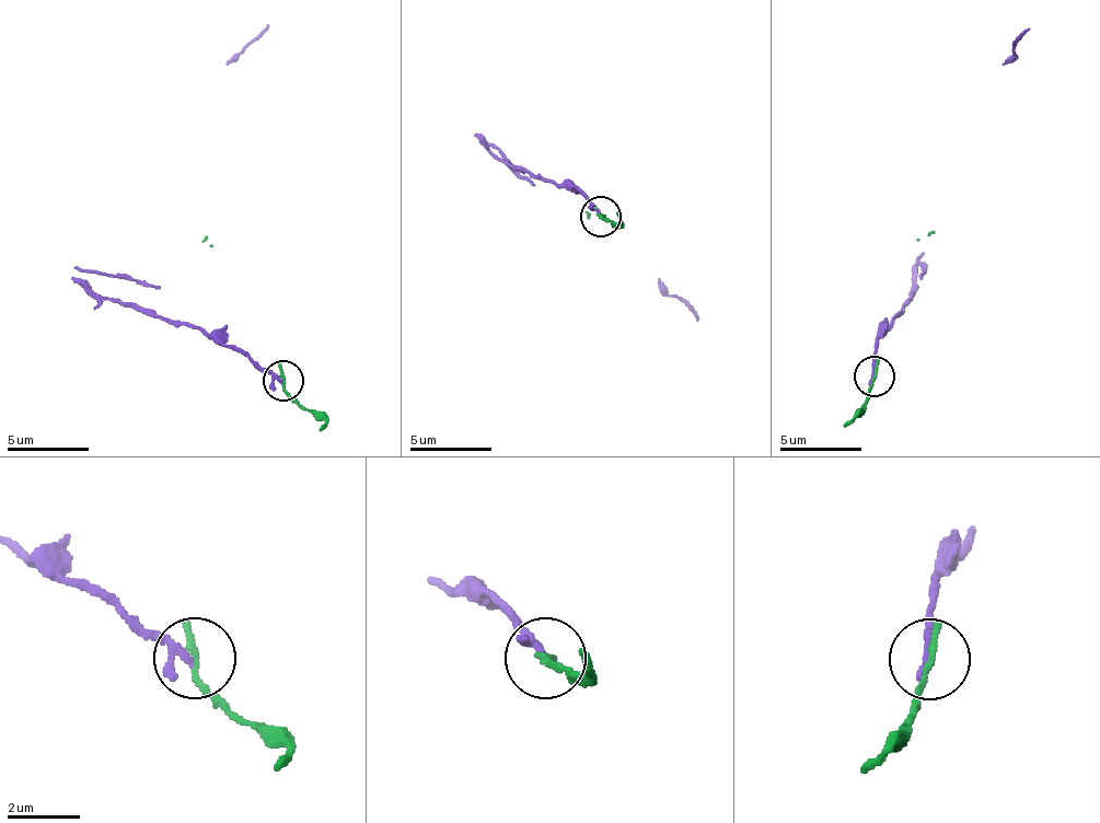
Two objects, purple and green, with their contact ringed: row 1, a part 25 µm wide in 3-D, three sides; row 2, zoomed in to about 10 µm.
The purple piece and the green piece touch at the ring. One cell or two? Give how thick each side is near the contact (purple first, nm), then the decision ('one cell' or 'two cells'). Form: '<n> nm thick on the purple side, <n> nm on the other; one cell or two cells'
140 nm thick on the purple side, 200 nm on the other; two cells

